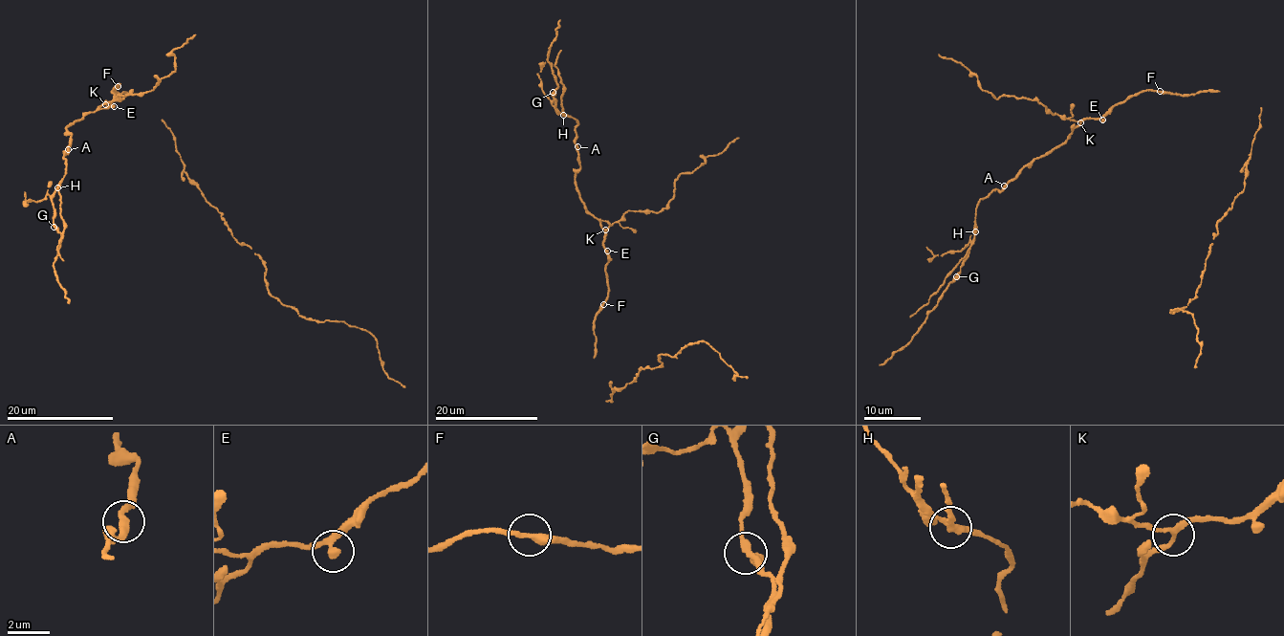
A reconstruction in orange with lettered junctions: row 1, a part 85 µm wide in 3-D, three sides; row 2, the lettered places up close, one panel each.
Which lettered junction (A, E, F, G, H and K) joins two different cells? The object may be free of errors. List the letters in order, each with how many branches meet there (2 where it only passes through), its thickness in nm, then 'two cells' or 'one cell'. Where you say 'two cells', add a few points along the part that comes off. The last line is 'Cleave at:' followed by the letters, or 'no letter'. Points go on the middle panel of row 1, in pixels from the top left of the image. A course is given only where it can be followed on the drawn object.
A: 2 | 320 nm | one cell
E: 2 | 280 nm | one cell
F: 2 | 320 nm | one cell
G: 3 | 240 nm | one cell
H: 3 | 240 nm | two cells | (563, 115), (563, 88), (554, 63), (560, 50)
K: 3 | 240 nm | one cell
Cleave at: H

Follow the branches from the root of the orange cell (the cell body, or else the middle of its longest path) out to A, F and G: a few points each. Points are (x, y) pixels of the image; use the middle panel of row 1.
A: (593, 358), (594, 318), (607, 296), (608, 260), (604, 230), (584, 207), (576, 186), (577, 146)
F: (593, 358), (596, 348), (594, 318), (603, 304)
G: (593, 358), (594, 318), (608, 292), (605, 230), (576, 186), (577, 121), (555, 109), (553, 92)

